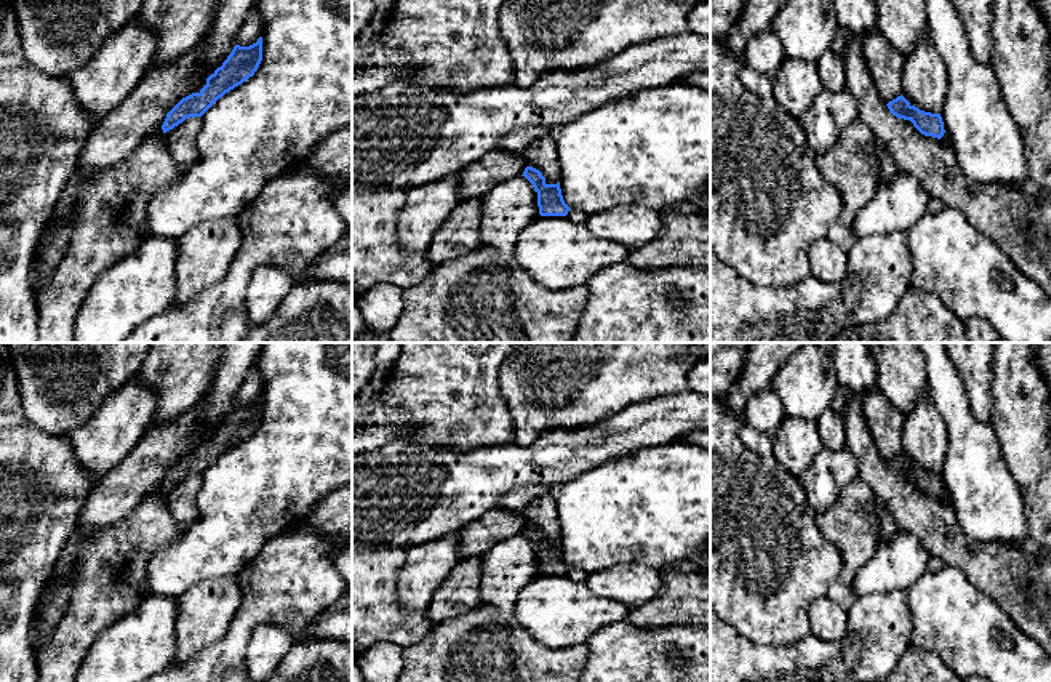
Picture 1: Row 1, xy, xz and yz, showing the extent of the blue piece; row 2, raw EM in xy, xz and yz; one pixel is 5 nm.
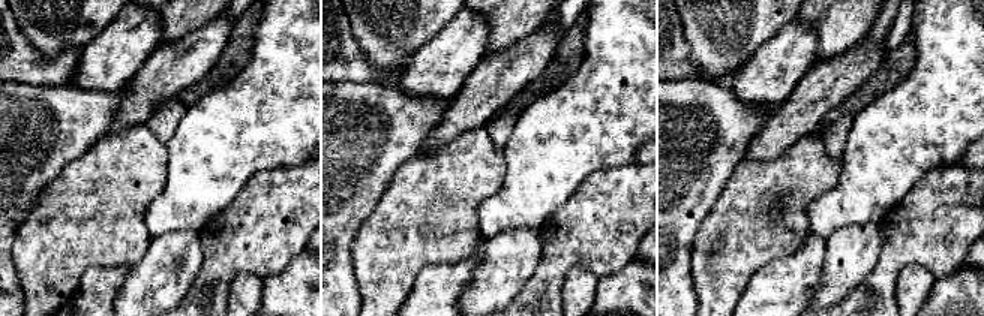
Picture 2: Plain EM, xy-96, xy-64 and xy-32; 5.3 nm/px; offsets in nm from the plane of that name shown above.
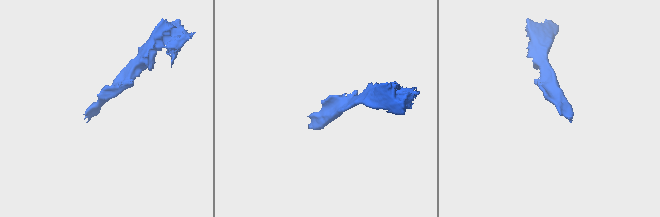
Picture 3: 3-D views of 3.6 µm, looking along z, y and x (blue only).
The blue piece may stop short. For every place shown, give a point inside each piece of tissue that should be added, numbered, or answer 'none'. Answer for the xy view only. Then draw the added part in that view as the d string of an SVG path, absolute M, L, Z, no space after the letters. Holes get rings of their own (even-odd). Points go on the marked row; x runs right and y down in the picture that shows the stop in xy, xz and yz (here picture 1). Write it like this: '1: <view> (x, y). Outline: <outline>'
none

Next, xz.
none

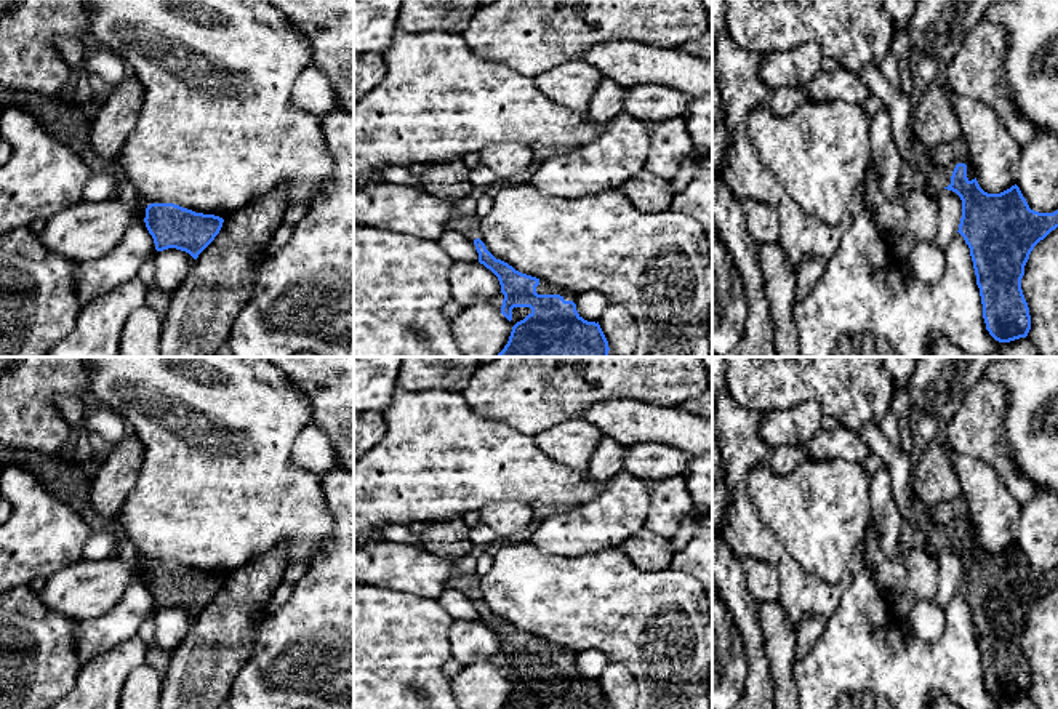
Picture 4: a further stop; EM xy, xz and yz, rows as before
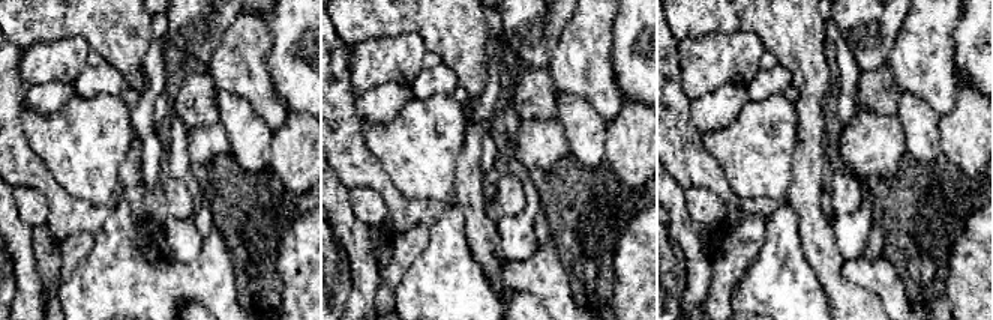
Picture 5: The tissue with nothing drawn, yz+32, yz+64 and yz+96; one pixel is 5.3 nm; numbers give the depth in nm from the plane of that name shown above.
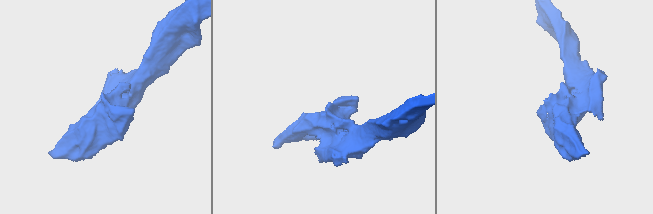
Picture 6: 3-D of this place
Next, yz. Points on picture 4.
1: yz (940, 176). Outline: M932 166L928 174L928 184L935 192L941 192L944 187L951 184L952 171L944 166Z

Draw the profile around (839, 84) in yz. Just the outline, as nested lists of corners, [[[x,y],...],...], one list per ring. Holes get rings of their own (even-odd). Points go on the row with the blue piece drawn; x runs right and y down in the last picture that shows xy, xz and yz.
[[[839,66],[834,70],[820,70],[805,86],[808,98],[815,101],[844,99],[861,104],[869,98],[869,88],[860,75]]]

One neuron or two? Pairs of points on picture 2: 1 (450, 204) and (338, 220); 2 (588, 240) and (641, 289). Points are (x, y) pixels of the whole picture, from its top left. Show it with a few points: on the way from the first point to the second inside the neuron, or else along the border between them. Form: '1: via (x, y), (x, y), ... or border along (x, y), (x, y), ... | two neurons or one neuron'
1: border along (386, 184), (381, 198), (359, 228), (350, 246) | two neurons
2: border along (635, 258), (618, 271), (599, 279) | two neurons

